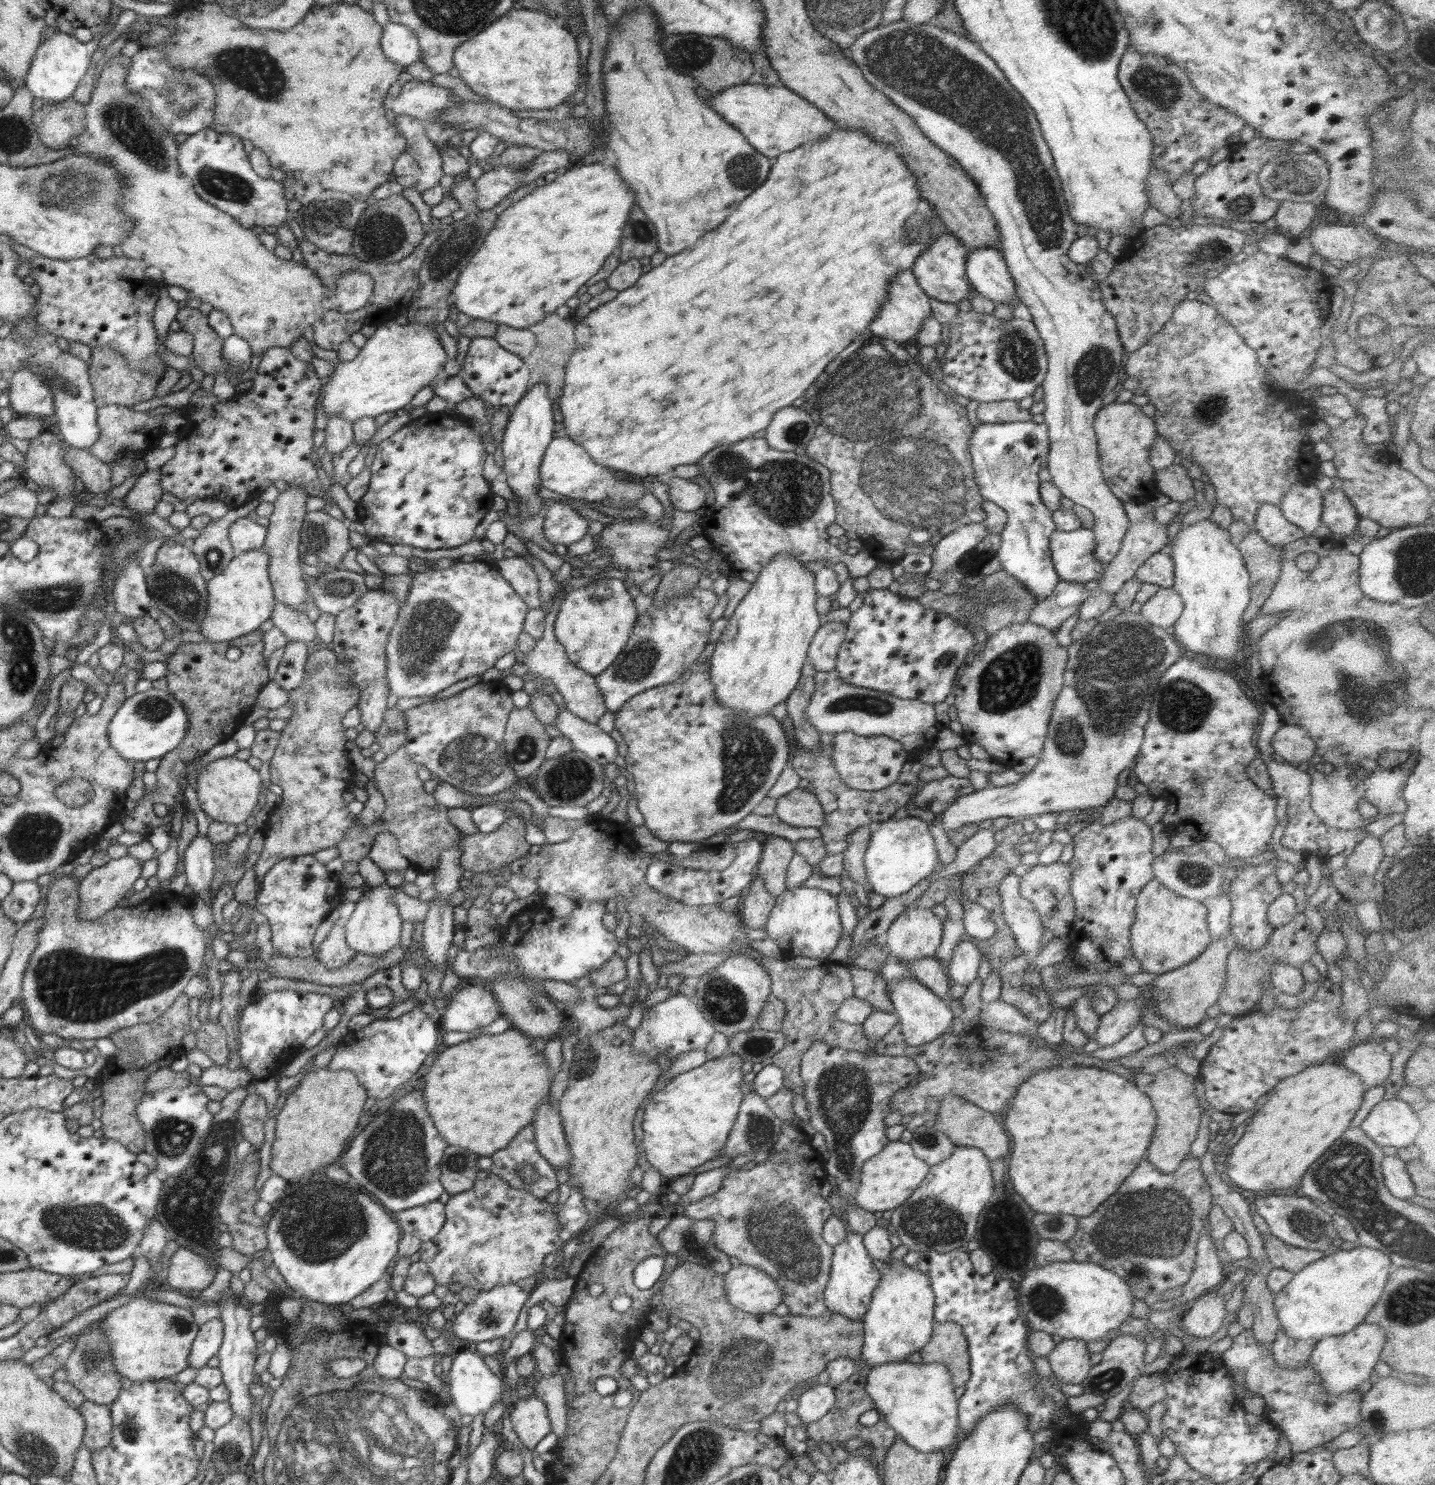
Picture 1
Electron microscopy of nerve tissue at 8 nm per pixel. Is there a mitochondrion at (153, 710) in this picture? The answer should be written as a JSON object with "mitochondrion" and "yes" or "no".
{"mitochondrion":"yes"}

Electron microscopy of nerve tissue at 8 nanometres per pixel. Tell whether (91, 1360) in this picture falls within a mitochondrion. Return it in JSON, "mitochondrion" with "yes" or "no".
{"mitochondrion":"yes"}

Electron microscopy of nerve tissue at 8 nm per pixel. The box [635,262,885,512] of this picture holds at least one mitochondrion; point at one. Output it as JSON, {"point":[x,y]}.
{"point":[674,392]}

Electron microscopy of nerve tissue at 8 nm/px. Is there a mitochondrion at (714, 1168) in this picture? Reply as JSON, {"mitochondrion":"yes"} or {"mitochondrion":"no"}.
{"mitochondrion":"no"}

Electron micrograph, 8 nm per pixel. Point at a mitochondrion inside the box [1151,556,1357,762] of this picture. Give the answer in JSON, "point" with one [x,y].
{"point":[1190,710]}

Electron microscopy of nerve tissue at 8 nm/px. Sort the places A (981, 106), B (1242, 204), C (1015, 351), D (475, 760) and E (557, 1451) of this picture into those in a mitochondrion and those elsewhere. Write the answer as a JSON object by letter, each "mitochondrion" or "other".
{"A":"mitochondrion","B":"mitochondrion","C":"mitochondrion","D":"mitochondrion","E":"other"}

